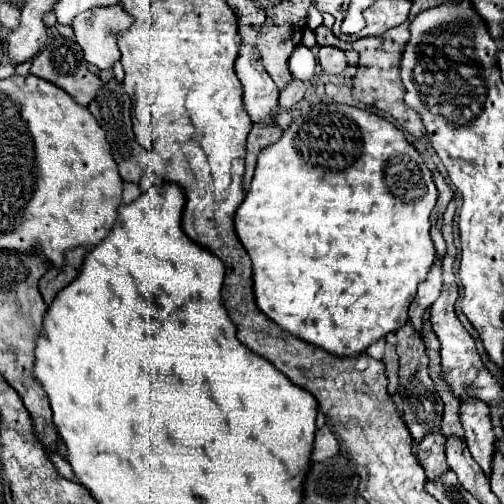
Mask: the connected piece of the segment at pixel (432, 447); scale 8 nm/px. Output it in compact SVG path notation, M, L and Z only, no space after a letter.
M430 434L424 436L422 442L412 442L412 452L416 460L422 464L426 470L426 476L430 480L435 480L436 476L442 476L442 472L450 470L446 464L446 456L442 450L442 444L446 444L446 438L442 434Z

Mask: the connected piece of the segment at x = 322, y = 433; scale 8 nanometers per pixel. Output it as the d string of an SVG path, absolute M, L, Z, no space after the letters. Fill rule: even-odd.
M322 426L318 432L316 432L316 438L314 438L314 448L312 448L312 454L310 454L310 460L312 462L324 462L326 458L332 458L338 454L338 442L336 442L336 436L332 434L332 430L326 426Z

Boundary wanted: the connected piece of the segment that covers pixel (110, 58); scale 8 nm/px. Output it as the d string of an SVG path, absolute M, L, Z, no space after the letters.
M118 4L112 8L96 8L90 12L82 12L82 16L74 18L72 30L76 42L84 50L86 62L98 66L100 70L112 68L114 62L120 60L120 48L116 40L116 32L120 30L118 18L132 18Z

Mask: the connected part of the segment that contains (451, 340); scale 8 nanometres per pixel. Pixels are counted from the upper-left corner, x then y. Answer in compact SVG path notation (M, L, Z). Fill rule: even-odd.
M452 200L444 212L444 226L442 226L442 234L446 240L446 256L444 256L444 286L442 286L442 294L440 298L432 304L432 330L436 332L438 340L440 340L440 356L442 356L442 376L446 376L444 380L450 384L450 388L454 390L456 398L466 398L476 396L480 400L484 400L490 406L490 416L492 416L492 426L494 426L494 434L496 438L502 438L502 388L498 384L498 380L484 368L478 352L476 352L476 344L474 338L468 334L468 330L462 326L462 322L456 318L454 312L454 302L458 298L458 284L454 278L454 260L456 260L456 246L454 246L454 234L452 234L452 222L454 222L454 214L456 214L456 202Z

